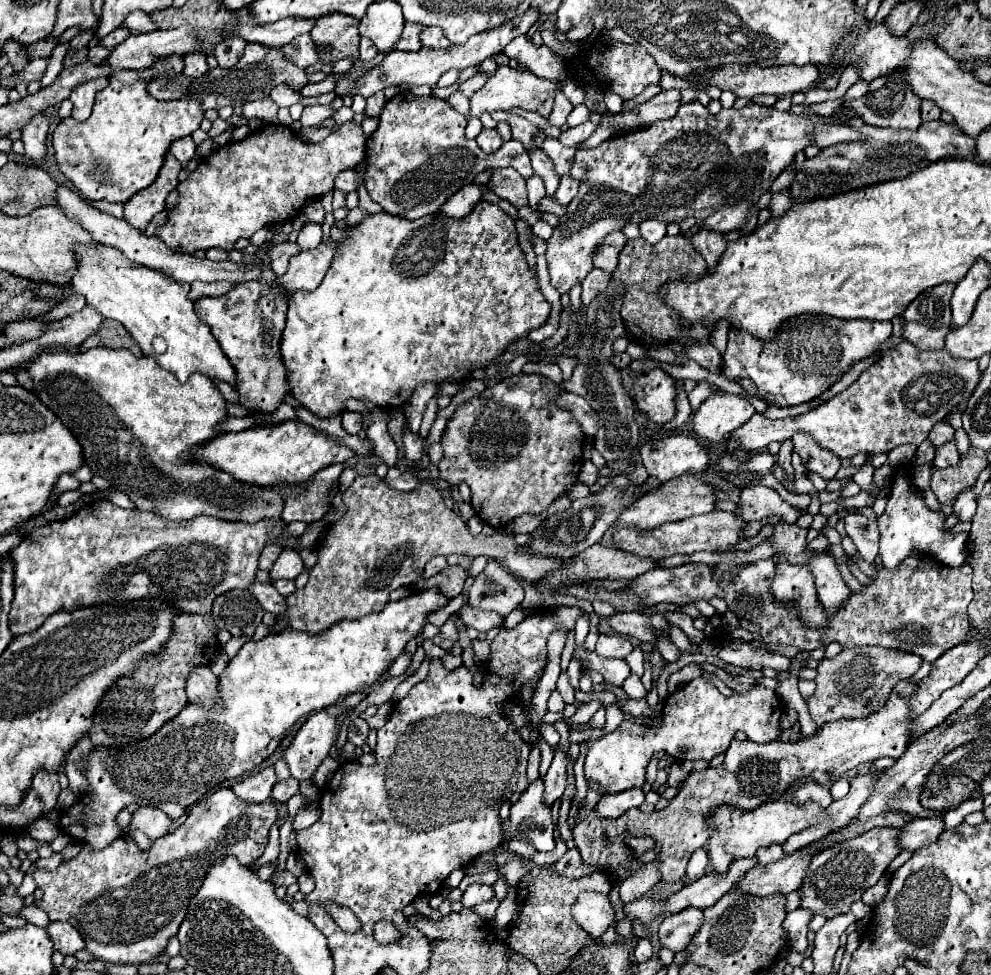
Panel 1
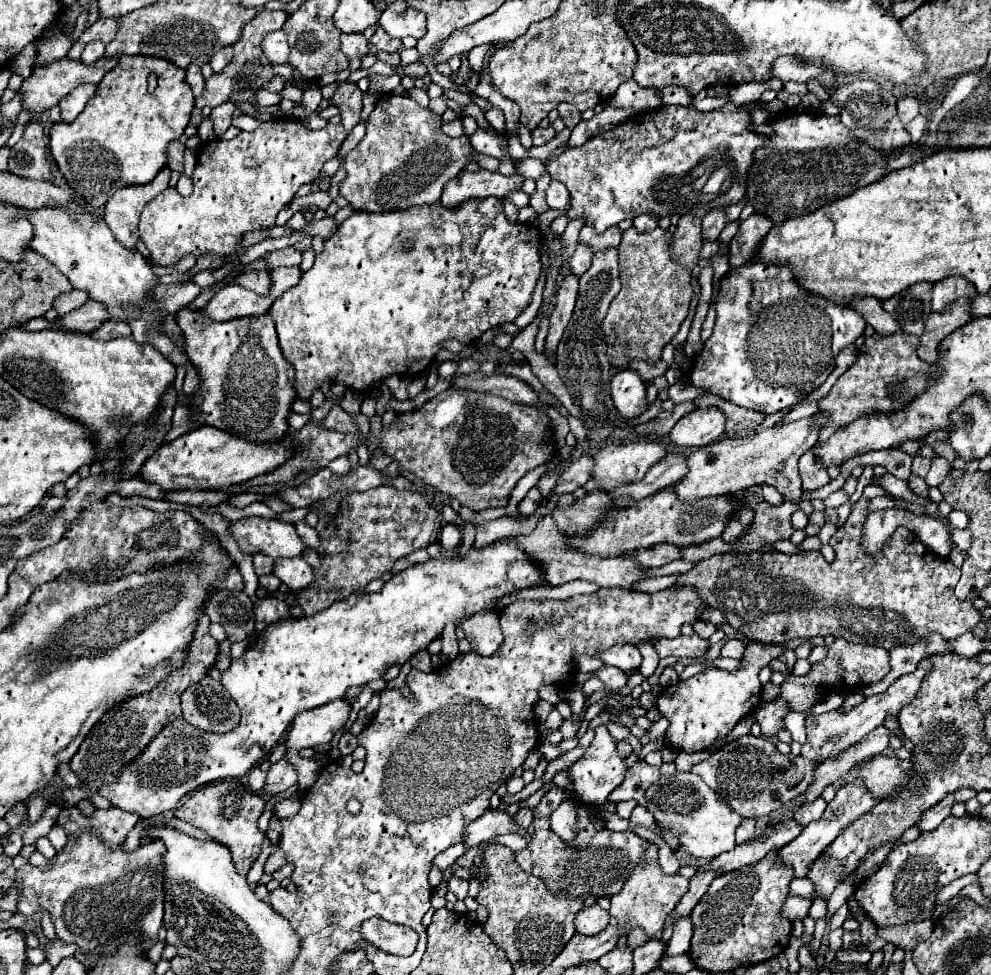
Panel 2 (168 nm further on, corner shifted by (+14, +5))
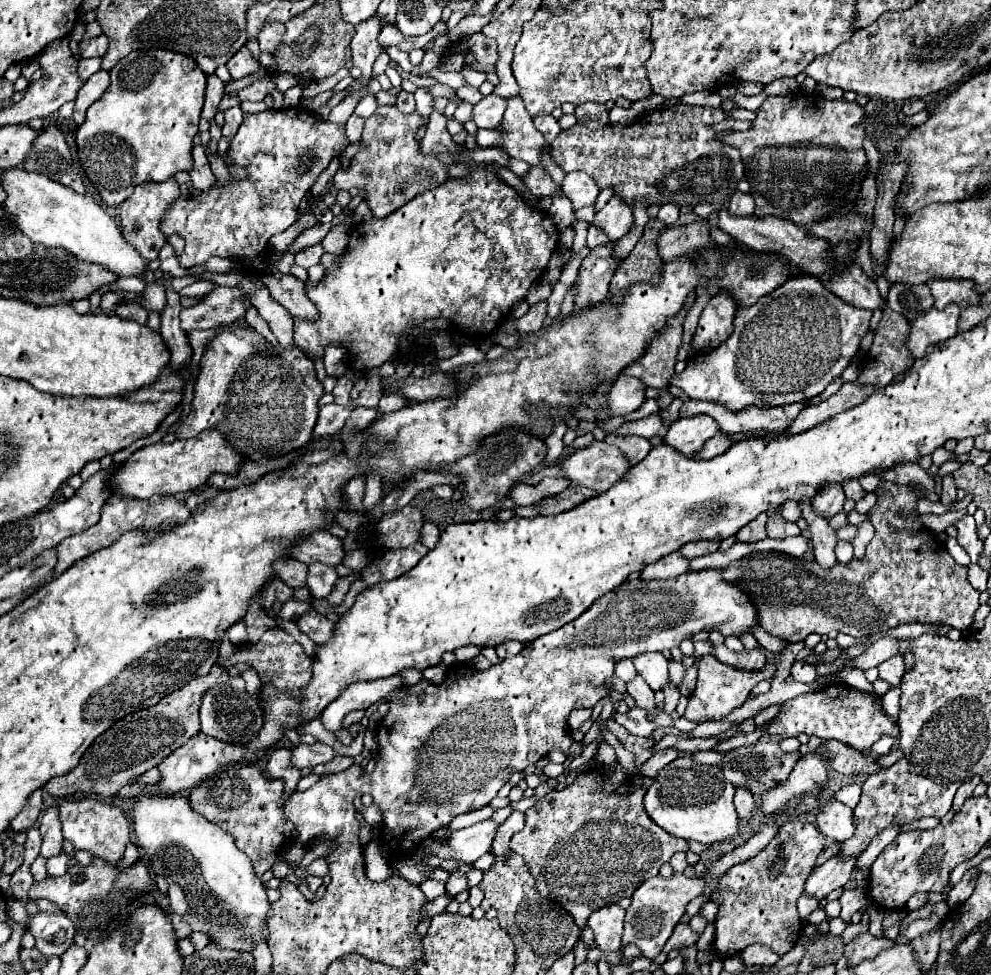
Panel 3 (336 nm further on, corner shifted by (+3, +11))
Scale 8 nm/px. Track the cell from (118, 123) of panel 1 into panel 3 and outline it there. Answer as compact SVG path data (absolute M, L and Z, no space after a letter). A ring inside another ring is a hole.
M137 50L137 52L131 52L129 56L125 56L123 60L119 60L113 68L111 68L111 84L105 92L105 96L101 96L101 100L93 102L87 110L87 118L85 122L75 130L75 142L77 142L77 156L81 160L81 166L87 174L87 178L91 180L91 184L95 186L95 190L99 192L99 196L103 198L103 202L107 206L119 206L125 198L131 196L133 188L141 182L165 182L169 180L173 174L177 174L179 170L189 170L193 166L193 160L191 160L191 148L193 148L193 138L195 134L199 132L199 116L201 116L201 108L203 108L203 94L205 94L205 74L197 68L195 60L185 56L185 54L179 54L179 52L169 52L169 50Z

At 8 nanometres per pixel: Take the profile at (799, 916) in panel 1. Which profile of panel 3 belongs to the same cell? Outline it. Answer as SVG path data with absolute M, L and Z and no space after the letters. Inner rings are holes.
M833 856L823 866L815 866L815 870L811 872L811 876L805 882L803 894L823 900L831 890L843 888L849 882L853 864L855 864L855 858L841 862L841 860L837 860L837 856Z

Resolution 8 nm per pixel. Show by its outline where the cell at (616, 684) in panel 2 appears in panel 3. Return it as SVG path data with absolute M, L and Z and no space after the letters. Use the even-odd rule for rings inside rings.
M637 674L635 680L627 682L627 694L635 700L637 706L645 708L647 714L651 714L655 710L655 700L653 700L653 690L649 688L649 684L645 684L645 680Z

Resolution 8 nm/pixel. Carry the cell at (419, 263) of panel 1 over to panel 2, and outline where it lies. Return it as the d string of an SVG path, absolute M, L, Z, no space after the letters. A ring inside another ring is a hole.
M470 198L454 208L444 208L440 202L430 206L412 206L398 212L382 212L382 214L368 214L368 212L354 212L348 220L344 220L338 230L324 242L324 252L316 256L314 266L302 274L298 286L292 286L270 306L272 320L276 324L280 348L284 352L284 358L296 368L296 394L300 400L308 400L312 390L318 388L322 382L340 382L348 388L354 388L358 392L366 392L372 388L374 382L380 382L392 374L412 376L424 372L434 356L440 350L440 344L444 340L456 338L462 344L472 344L480 340L480 336L506 322L514 322L514 318L528 306L532 290L538 282L542 264L540 261L540 248L542 244L542 232L536 226L528 224L514 224L508 222L504 216L502 200L498 198Z

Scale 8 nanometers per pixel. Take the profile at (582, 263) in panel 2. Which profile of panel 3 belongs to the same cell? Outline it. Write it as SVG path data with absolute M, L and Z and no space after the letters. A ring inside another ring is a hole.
M589 226L589 236L587 236L587 248L593 250L597 246L605 246L609 242L609 238L599 230L599 228L593 228Z

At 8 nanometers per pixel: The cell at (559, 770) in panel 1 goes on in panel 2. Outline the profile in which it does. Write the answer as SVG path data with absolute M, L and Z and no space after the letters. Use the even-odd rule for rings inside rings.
M520 808L520 810L516 812L516 816L514 816L514 824L520 826L522 830L528 830L530 822L532 822L532 810L530 810L530 808Z

